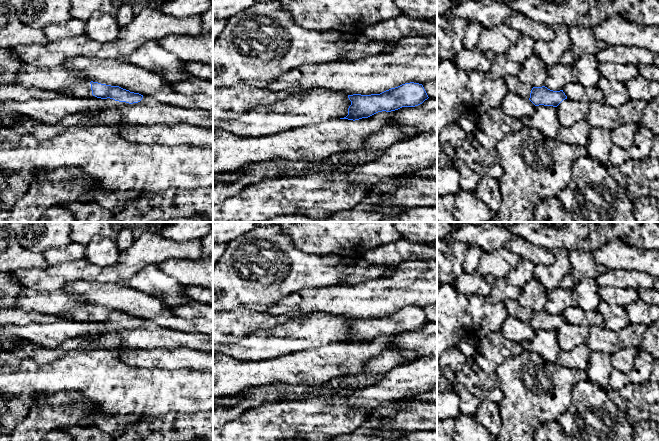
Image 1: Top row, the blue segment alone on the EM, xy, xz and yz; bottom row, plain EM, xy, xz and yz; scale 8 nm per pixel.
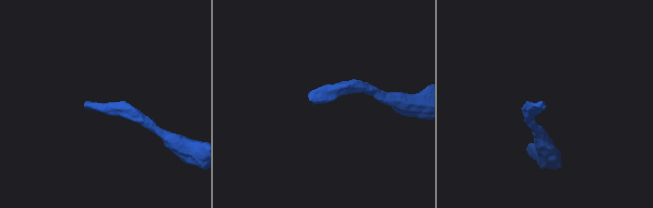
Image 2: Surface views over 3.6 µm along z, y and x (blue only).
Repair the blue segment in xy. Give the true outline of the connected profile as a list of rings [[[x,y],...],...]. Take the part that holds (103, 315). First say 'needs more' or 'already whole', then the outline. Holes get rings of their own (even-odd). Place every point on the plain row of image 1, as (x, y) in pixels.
needs more; [[[93,305],[76,307],[59,314],[58,316],[60,316],[61,318],[81,322],[110,322],[115,325],[126,326],[129,328],[138,327],[143,322],[143,319],[130,316],[129,314],[123,313],[119,310],[111,310]]]

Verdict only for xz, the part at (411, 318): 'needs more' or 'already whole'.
already whole

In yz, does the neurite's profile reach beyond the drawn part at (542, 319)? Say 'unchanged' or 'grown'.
unchanged

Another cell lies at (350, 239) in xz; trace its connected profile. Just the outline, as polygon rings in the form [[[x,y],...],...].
[[[278,222],[292,244],[306,253],[363,257],[373,248],[402,239],[395,222]]]

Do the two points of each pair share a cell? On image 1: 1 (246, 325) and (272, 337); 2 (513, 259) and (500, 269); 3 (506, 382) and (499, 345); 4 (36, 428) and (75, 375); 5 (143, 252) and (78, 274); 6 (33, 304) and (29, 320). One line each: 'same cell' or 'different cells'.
1: different cells
2: same cell
3: different cells
4: different cells
5: same cell
6: different cells

